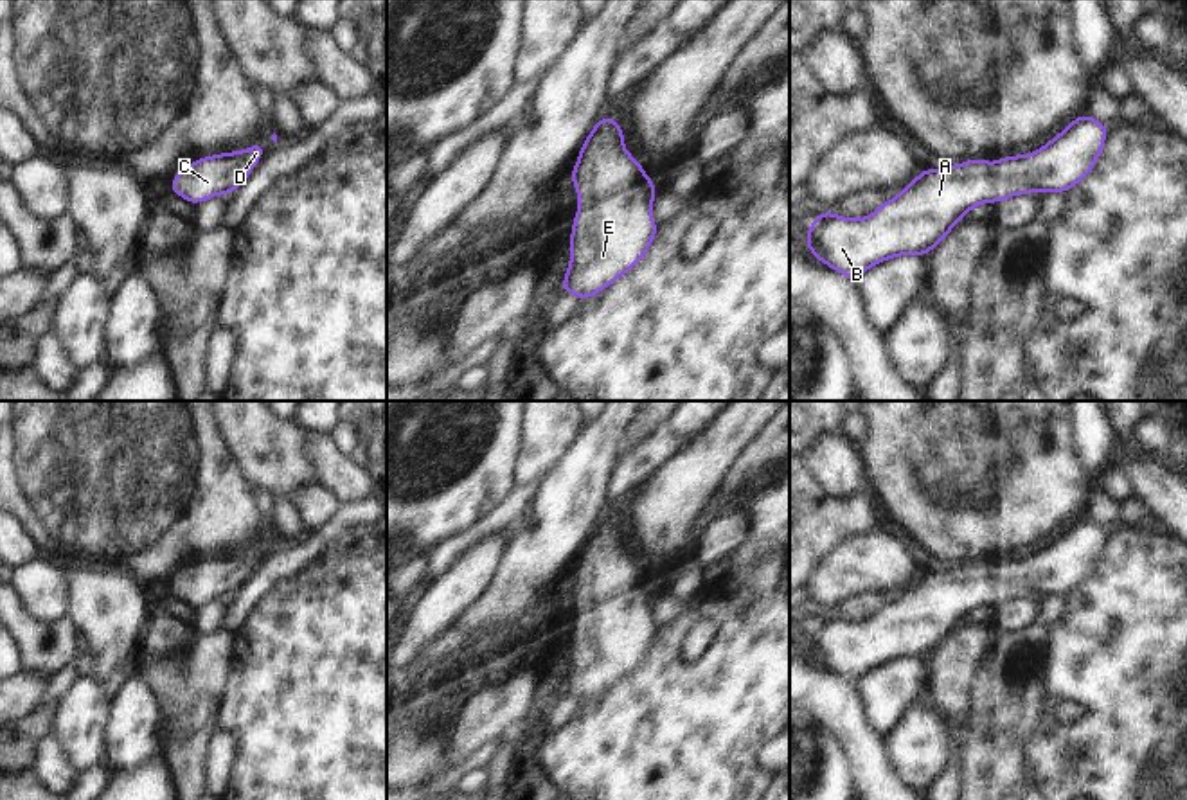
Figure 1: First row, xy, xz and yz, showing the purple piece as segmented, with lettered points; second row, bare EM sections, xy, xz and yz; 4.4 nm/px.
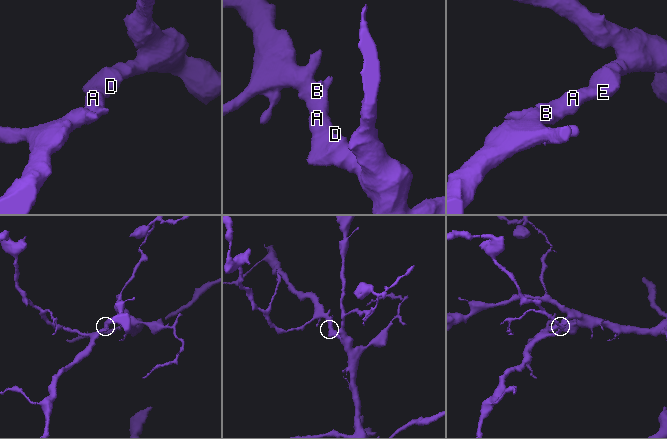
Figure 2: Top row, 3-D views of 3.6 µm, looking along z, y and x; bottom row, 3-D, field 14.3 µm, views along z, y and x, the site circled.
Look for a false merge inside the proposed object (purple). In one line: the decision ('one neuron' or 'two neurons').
one neuron

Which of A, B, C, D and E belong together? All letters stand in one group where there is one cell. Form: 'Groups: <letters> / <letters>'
Groups: A B C D E

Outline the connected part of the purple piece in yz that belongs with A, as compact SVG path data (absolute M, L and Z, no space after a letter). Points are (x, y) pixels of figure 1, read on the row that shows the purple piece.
M1086 113L1075 117L1059 135L1031 155L1002 156L995 165L975 158L942 169L923 169L894 200L883 201L867 218L847 219L840 214L820 212L809 225L806 246L820 262L849 280L856 280L865 270L890 257L928 255L977 205L1000 203L1029 192L1067 194L1093 169L1095 160L1102 155L1108 131L1110 128Z

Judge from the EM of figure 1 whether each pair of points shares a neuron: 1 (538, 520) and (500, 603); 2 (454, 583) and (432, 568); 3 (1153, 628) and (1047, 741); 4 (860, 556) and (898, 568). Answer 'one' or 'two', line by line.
1: one
2: two
3: one
4: one

